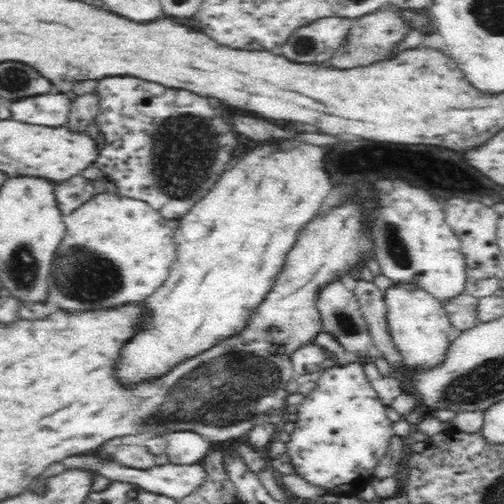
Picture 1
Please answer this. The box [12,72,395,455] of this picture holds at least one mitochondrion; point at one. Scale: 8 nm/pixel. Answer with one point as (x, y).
(235, 388)

